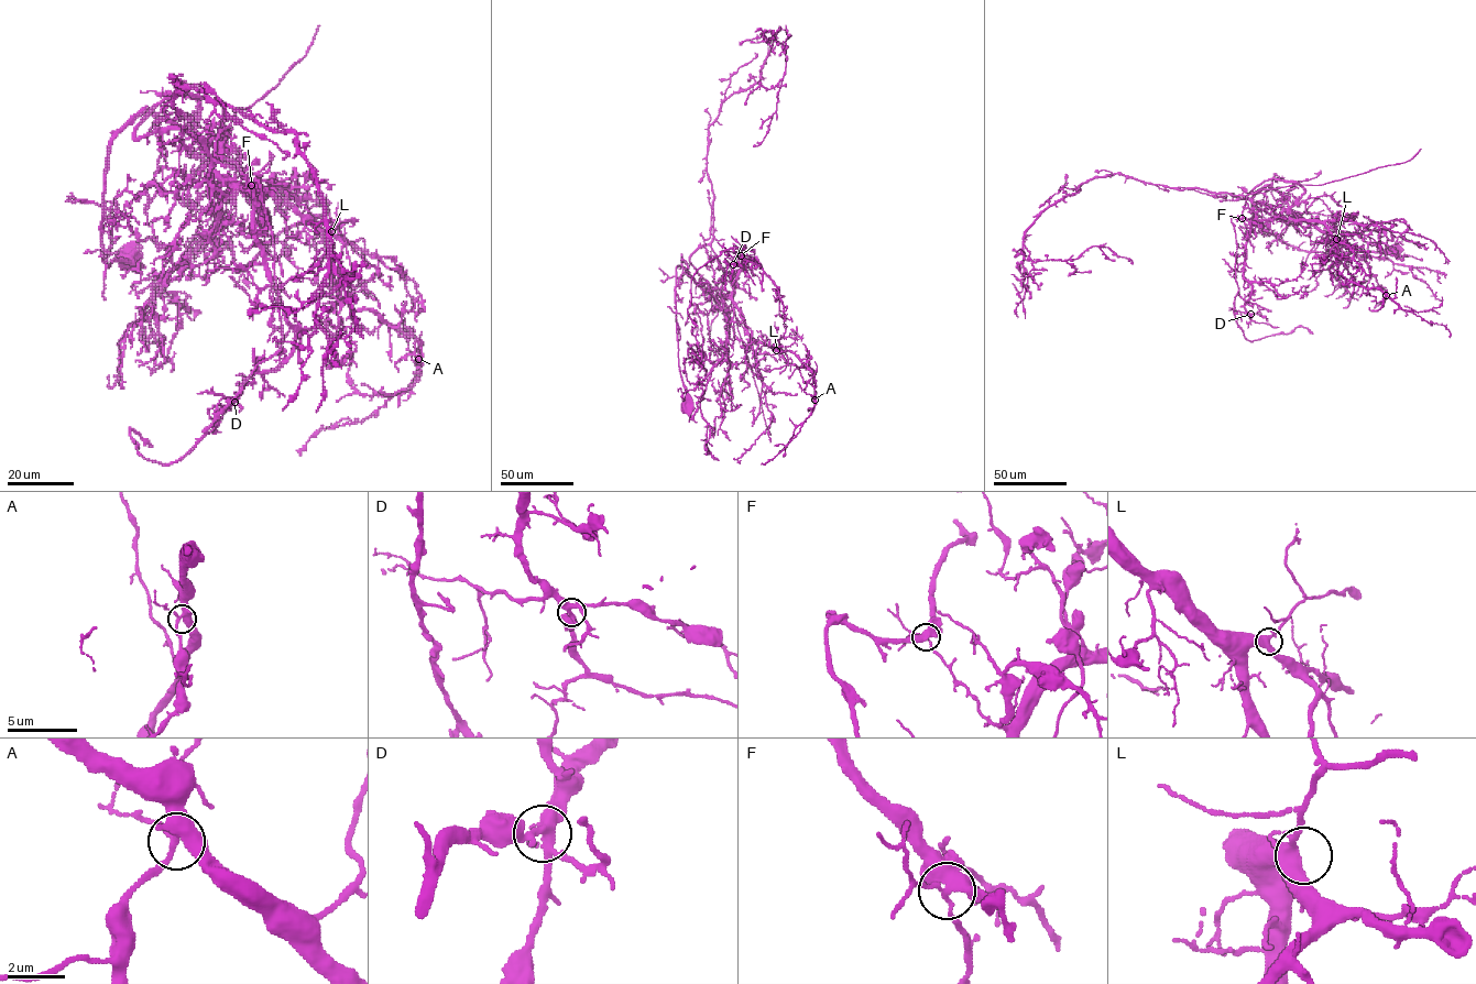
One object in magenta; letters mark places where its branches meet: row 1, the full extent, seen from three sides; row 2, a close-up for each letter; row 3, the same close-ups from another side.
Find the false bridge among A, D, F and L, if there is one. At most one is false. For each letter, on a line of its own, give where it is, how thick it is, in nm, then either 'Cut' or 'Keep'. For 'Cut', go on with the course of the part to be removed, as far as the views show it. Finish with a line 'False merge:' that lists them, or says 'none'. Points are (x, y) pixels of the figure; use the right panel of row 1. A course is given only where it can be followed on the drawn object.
A: Place: (1386, 295). Thickness 360 nm. Keep
D: Place: (1250, 314). Thickness 360 nm. Keep
F: Place: (1242, 218). Thickness 380 nm. Cut. Course of the part to remove: (1242, 218), (1231, 220), (1238, 291), (1234, 310), (1244, 336), (1253, 341), (1302, 326), (1313, 334)
L: Place: (1336, 239). Thickness 420 nm. Keep
False merge: F

